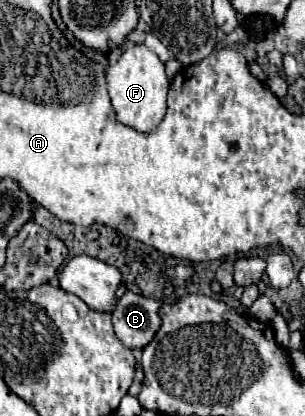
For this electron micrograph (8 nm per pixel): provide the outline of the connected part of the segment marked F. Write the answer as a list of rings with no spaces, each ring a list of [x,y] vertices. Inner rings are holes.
[[[134,45],[132,49],[126,49],[118,63],[108,67],[106,83],[116,119],[122,125],[128,125],[140,133],[150,133],[158,127],[166,113],[166,93],[170,83],[164,73],[164,63],[154,51],[150,51],[146,45]]]

